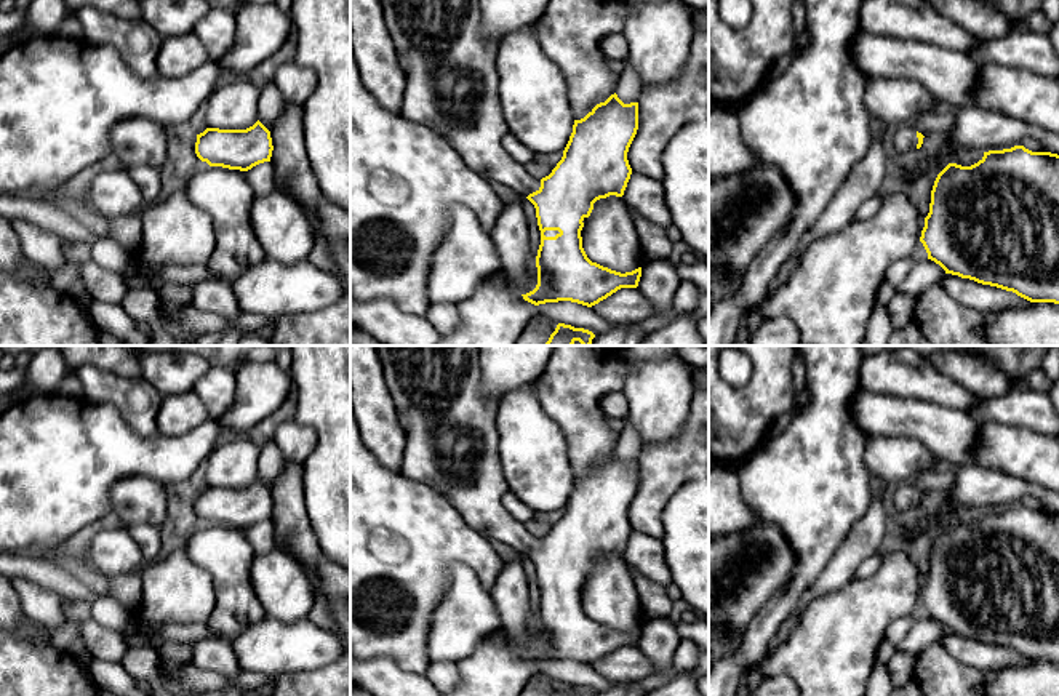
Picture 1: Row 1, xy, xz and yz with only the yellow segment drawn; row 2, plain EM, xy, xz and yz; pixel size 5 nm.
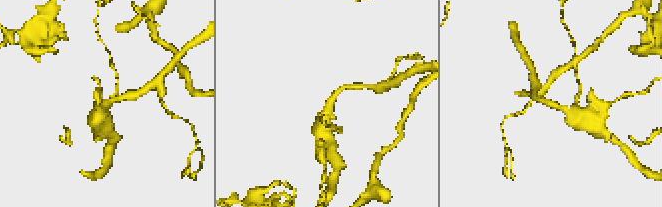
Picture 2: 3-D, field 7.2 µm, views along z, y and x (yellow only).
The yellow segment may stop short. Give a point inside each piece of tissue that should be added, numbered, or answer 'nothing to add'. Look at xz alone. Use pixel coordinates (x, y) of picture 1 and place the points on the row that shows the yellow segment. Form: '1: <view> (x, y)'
1: xz (450, 66)

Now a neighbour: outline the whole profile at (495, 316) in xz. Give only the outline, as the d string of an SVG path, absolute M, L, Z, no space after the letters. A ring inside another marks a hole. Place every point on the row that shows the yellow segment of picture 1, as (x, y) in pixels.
M502 274L490 277L474 296L458 304L459 326L437 346L517 346L536 306L507 288Z

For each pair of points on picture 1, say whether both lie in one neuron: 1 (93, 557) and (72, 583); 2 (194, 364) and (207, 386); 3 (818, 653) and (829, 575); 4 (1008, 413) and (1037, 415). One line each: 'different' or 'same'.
1: different
2: different
3: different
4: same

